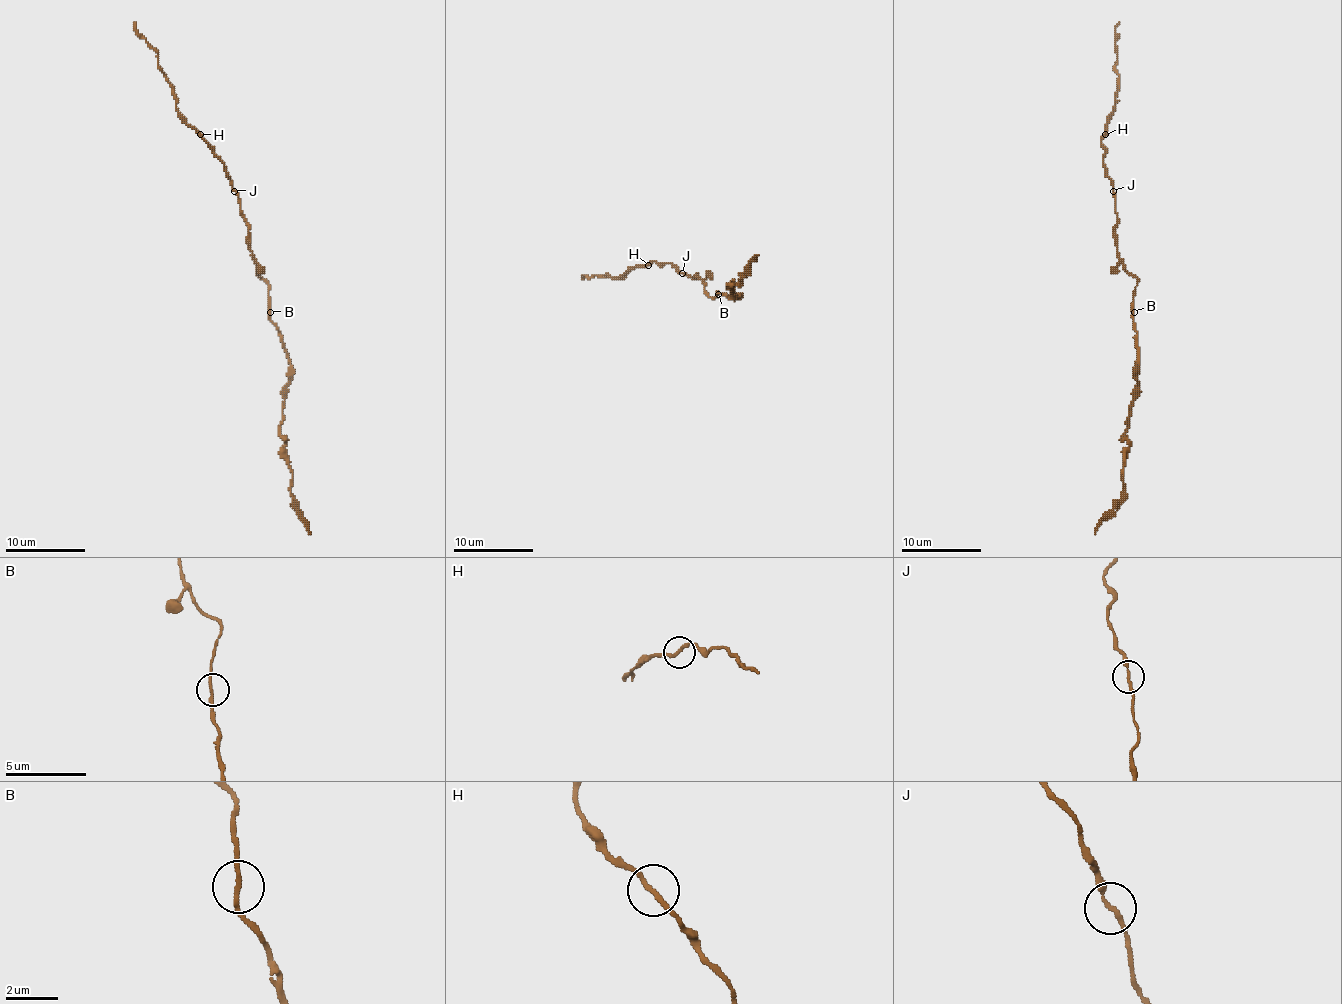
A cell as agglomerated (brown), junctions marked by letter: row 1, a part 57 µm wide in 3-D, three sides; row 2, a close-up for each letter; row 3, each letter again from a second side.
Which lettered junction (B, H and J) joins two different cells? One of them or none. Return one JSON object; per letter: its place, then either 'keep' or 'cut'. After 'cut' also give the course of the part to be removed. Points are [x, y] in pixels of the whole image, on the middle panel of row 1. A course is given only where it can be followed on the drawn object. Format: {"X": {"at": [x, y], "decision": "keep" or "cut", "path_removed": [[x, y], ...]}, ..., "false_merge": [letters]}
{"B": {"at": [718, 294], "decision": "keep"}, "H": {"at": [648, 265], "decision": "keep"}, "J": {"at": [682, 273], "decision": "keep"}, "false_merge": []}

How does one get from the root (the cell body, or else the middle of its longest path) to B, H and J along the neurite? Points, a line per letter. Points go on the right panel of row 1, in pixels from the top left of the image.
B: (1125, 269), (1137, 279), (1133, 311)
H: (1125, 269), (1117, 251), (1113, 183), (1103, 163), (1105, 146), (1101, 138), (1105, 134)
J: (1125, 269), (1117, 251), (1113, 191)

